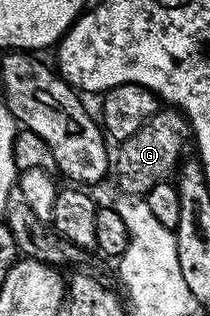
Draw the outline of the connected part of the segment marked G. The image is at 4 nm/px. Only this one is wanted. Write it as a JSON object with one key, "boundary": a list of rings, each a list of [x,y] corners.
{"boundary":[[[160,107],[153,118],[149,118],[149,122],[137,130],[137,134],[129,134],[129,138],[118,145],[119,153],[114,153],[113,156],[113,180],[115,176],[119,183],[118,191],[129,196],[146,197],[153,186],[164,183],[178,169],[187,140],[189,144],[187,117],[177,108]]]}

